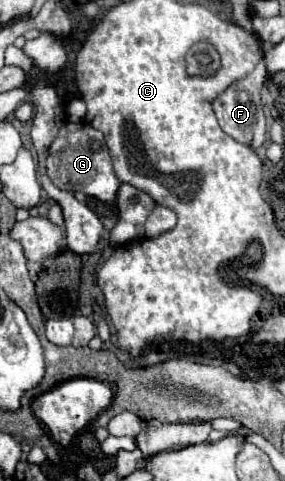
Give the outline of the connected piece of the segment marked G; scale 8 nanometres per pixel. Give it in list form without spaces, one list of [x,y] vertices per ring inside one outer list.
[[[67,122],[61,126],[47,156],[47,176],[61,190],[73,190],[73,192],[81,190],[87,196],[93,196],[101,202],[113,202],[117,188],[121,184],[113,172],[111,156],[103,140],[103,134],[85,122],[77,122],[77,124]]]

